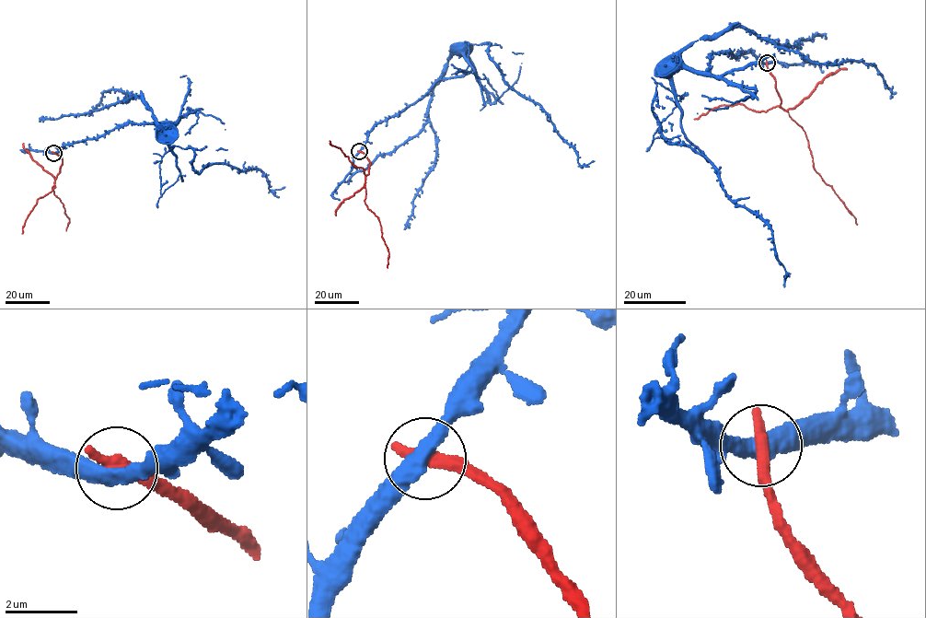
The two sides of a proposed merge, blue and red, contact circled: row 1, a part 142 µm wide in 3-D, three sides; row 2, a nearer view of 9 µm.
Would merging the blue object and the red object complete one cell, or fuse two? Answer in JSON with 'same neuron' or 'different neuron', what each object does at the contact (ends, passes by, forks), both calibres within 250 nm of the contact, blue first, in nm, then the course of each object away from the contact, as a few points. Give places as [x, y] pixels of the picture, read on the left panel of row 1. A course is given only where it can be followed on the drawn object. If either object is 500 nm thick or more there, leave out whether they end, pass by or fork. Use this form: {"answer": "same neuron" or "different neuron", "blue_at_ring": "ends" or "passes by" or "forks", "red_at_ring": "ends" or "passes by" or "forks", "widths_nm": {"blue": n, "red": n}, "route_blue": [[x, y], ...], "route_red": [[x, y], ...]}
{"answer": "different neuron", "blue_at_ring": "passes by", "red_at_ring": "ends", "widths_nm": {"blue": 440, "red": 460}, "route_blue": [[53, 153], [130, 122], [175, 122], [168, 146], [196, 149], [193, 171], [253, 168], [271, 190], [285, 187]], "route_red": [[53, 153], [62, 157], [62, 165], [52, 189], [69, 219], [66, 231]]}

